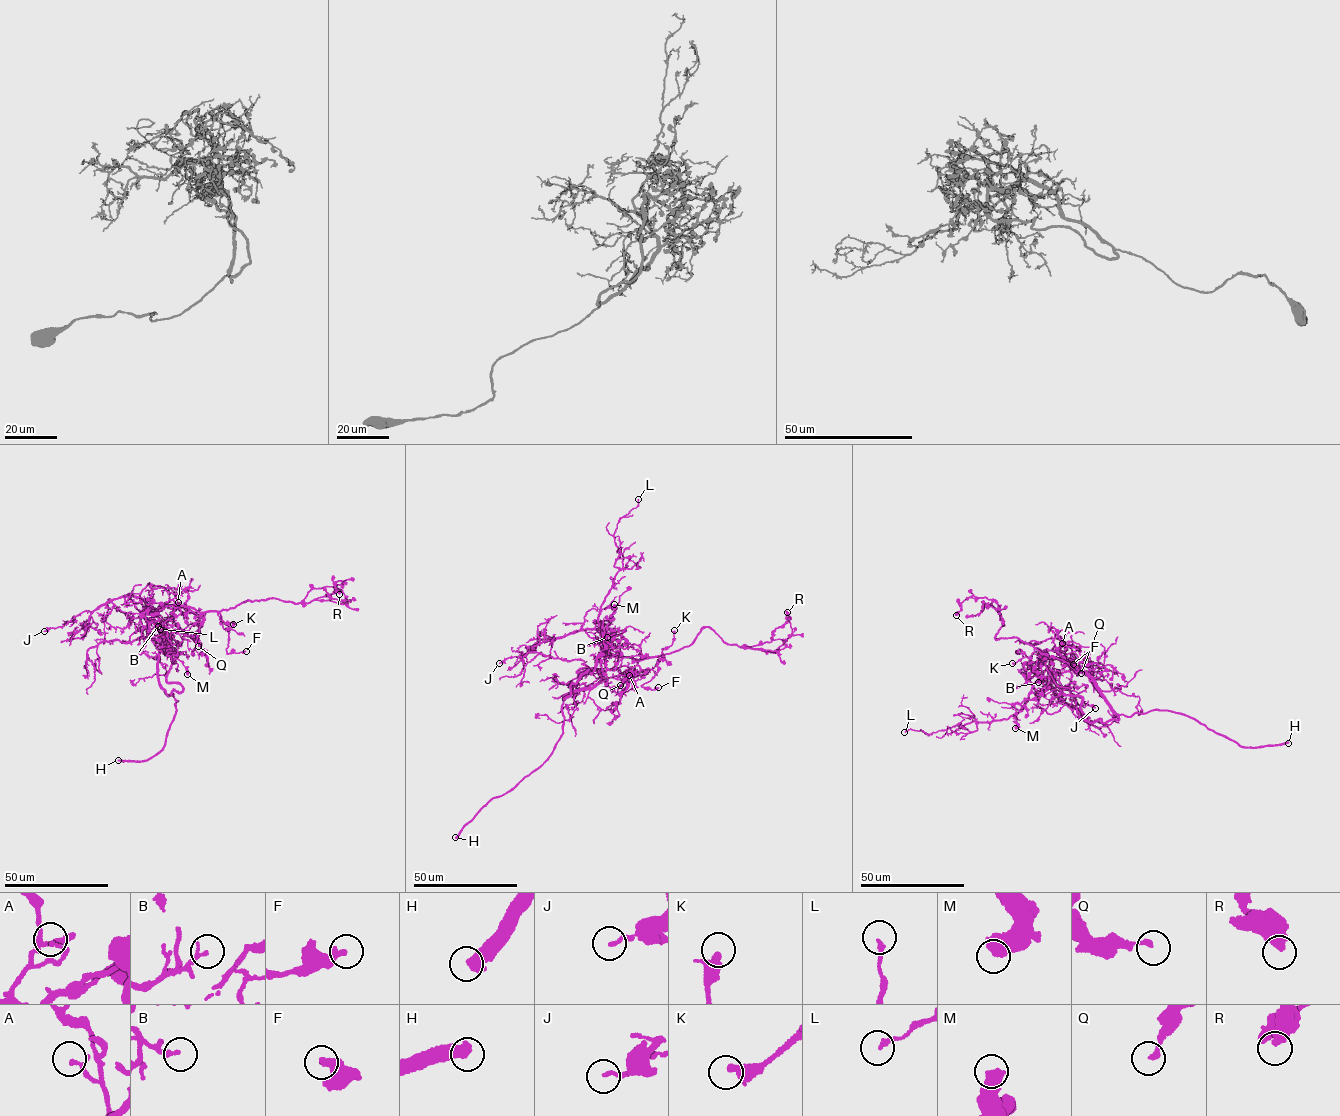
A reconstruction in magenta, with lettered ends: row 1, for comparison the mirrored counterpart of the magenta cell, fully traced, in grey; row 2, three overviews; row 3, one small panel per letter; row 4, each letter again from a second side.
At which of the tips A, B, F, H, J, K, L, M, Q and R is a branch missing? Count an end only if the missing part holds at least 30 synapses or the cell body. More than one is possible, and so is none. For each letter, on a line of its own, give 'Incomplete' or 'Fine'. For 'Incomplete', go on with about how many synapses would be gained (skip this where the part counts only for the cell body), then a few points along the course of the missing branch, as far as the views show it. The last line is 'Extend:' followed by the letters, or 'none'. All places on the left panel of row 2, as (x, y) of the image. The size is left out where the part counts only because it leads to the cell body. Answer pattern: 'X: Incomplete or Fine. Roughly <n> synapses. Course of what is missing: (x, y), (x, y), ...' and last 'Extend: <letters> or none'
A: Fine
B: Fine
F: Fine
H: Incomplete. Course of what is missing: (118, 760), (87, 749), (40, 757), (29, 764)
J: Fine
K: Fine
L: Fine
M: Fine
Q: Fine
R: Fine
Extend: H

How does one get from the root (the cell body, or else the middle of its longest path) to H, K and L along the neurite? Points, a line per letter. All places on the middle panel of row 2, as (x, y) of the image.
H: (597, 661), (597, 683), (563, 699), (562, 734), (549, 758), (482, 807), (455, 837)
K: (597, 661), (604, 651), (637, 659), (662, 654), (662, 648), (671, 645), (674, 630)
L: (597, 661), (604, 643), (598, 614), (622, 565), (614, 531), (620, 518), (637, 506), (638, 499)

